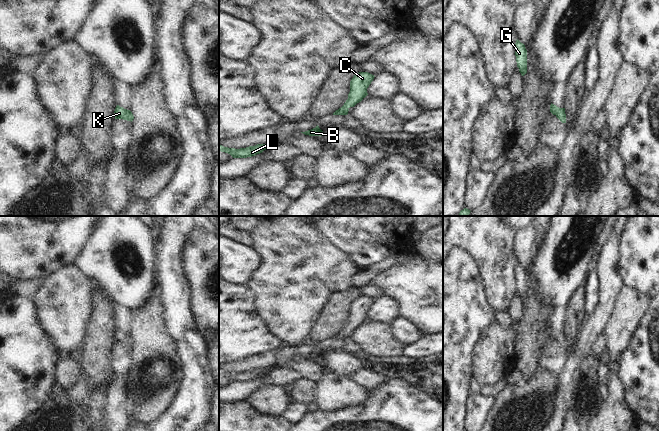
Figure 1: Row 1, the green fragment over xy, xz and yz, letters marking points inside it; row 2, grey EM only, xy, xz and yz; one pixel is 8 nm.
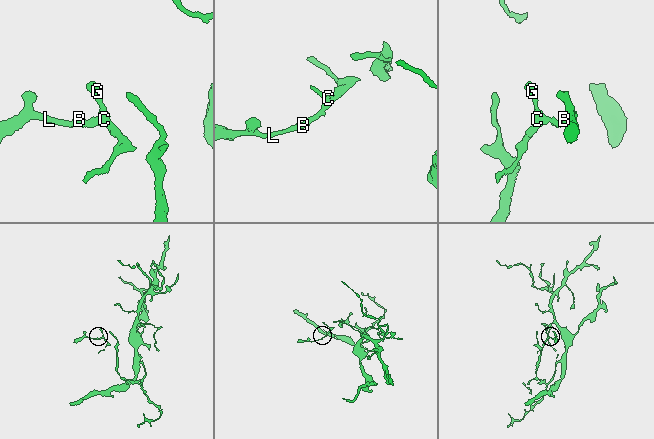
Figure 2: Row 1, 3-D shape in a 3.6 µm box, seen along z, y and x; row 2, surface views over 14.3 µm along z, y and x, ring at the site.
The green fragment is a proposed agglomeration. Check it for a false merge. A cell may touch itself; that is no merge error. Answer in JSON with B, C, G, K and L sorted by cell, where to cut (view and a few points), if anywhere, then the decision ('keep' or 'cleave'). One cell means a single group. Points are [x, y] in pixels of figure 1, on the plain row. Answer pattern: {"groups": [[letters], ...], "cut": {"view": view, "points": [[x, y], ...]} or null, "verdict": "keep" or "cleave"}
{"groups": [["B", "C", "G", "K", "L"]], "cut": null, "verdict": "keep"}

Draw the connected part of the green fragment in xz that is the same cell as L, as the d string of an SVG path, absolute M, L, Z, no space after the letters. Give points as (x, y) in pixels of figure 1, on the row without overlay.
M219 368L219 375L230 378L233 382L247 382L262 377L270 371L271 368L257 368L246 372L228 372Z

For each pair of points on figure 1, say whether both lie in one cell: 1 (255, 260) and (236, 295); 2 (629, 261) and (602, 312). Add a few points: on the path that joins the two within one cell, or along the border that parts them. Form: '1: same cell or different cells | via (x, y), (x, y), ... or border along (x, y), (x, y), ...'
1: different cells | border along (229, 280), (235, 283), (247, 284)
2: different cells | border along (618, 253), (618, 274), (624, 285)

